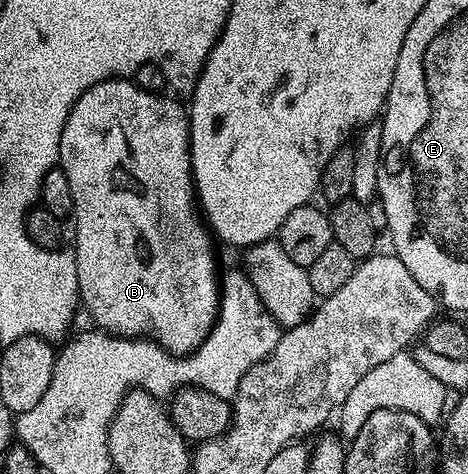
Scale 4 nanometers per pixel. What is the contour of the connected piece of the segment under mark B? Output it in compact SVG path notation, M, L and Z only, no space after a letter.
M131 78L102 80L81 94L81 98L67 113L65 130L59 143L58 167L62 168L65 178L69 178L69 190L73 190L73 221L75 220L76 256L75 286L77 300L91 315L96 329L110 332L113 336L142 338L153 340L167 352L175 356L186 356L201 342L205 342L207 333L215 325L219 315L221 295L221 272L215 269L215 248L211 245L212 233L201 215L195 194L195 177L191 175L191 117L188 109L178 104L180 101L171 94L160 94L141 90Z

